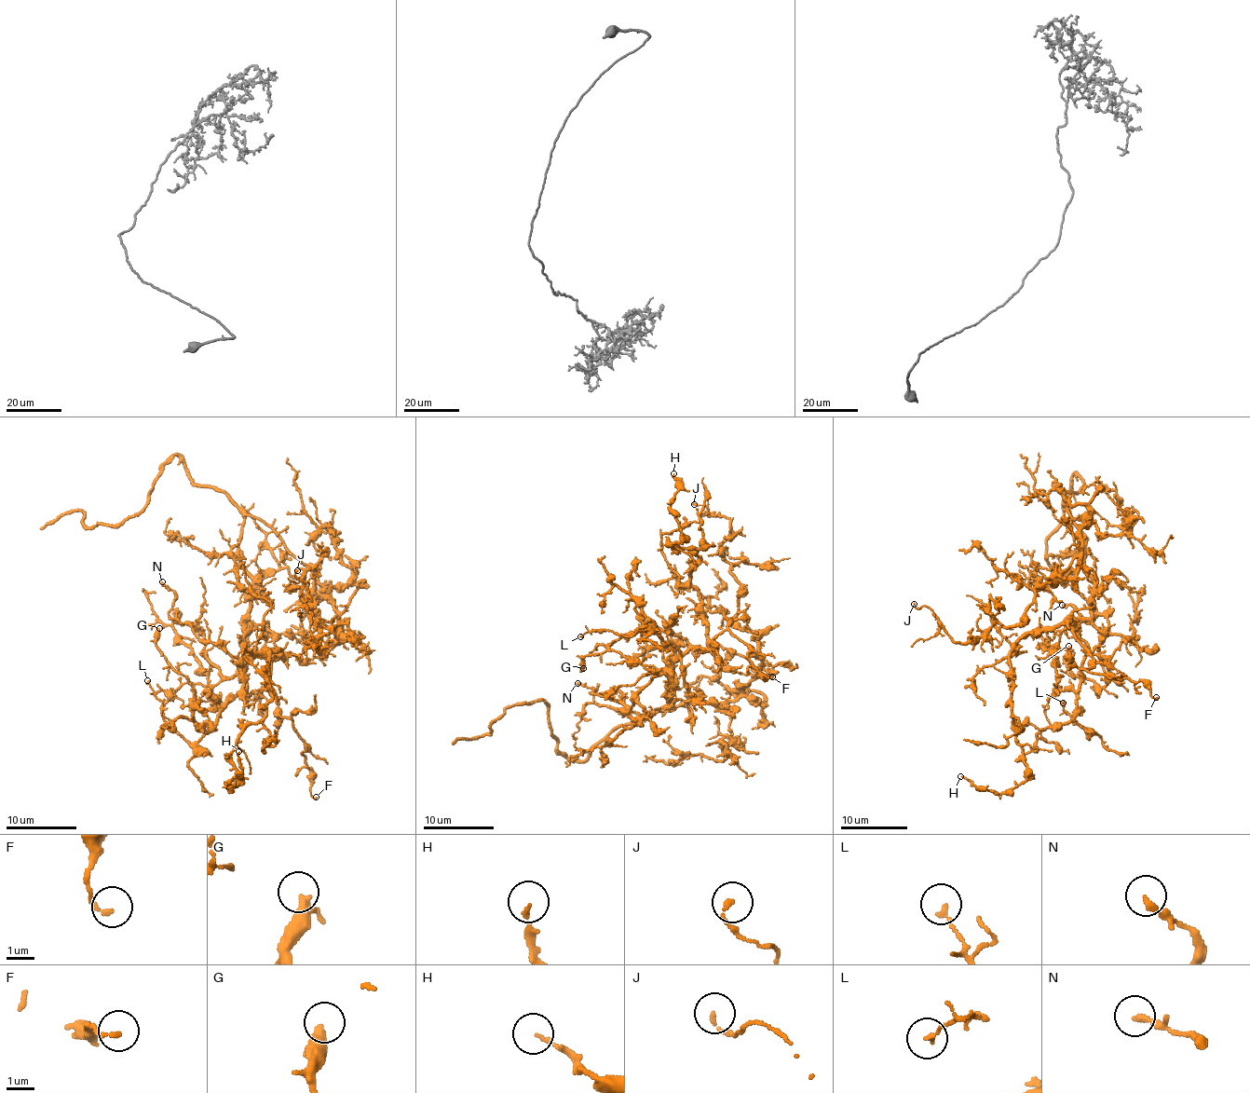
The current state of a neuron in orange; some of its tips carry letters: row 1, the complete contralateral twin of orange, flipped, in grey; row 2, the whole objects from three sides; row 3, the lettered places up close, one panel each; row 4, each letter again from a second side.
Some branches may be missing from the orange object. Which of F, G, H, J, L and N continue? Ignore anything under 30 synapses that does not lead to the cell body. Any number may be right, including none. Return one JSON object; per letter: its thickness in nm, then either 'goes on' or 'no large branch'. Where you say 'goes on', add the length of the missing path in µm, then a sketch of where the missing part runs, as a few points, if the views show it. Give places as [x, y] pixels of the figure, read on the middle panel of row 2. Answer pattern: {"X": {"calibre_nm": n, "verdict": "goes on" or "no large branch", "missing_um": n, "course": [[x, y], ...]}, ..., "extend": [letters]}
{"F": {"calibre_nm": 160, "verdict": "no large branch"}, "G": {"calibre_nm": 320, "verdict": "no large branch"}, "H": {"calibre_nm": 130, "verdict": "no large branch"}, "J": {"calibre_nm": 140, "verdict": "no large branch"}, "L": {"calibre_nm": 160, "verdict": "no large branch"}, "N": {"calibre_nm": 220, "verdict": "no large branch"}, "extend": []}

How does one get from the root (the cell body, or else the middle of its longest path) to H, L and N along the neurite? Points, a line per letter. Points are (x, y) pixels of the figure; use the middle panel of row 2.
H: (648, 716), (671, 698), (670, 662), (708, 647), (689, 580), (701, 558), (672, 547), (684, 535), (673, 473)
L: (648, 716), (671, 698), (669, 664), (679, 653), (657, 625), (649, 621), (629, 635), (604, 629), (580, 636)
N: (648, 716), (671, 698), (672, 679), (665, 674), (655, 676), (631, 706), (577, 683)

